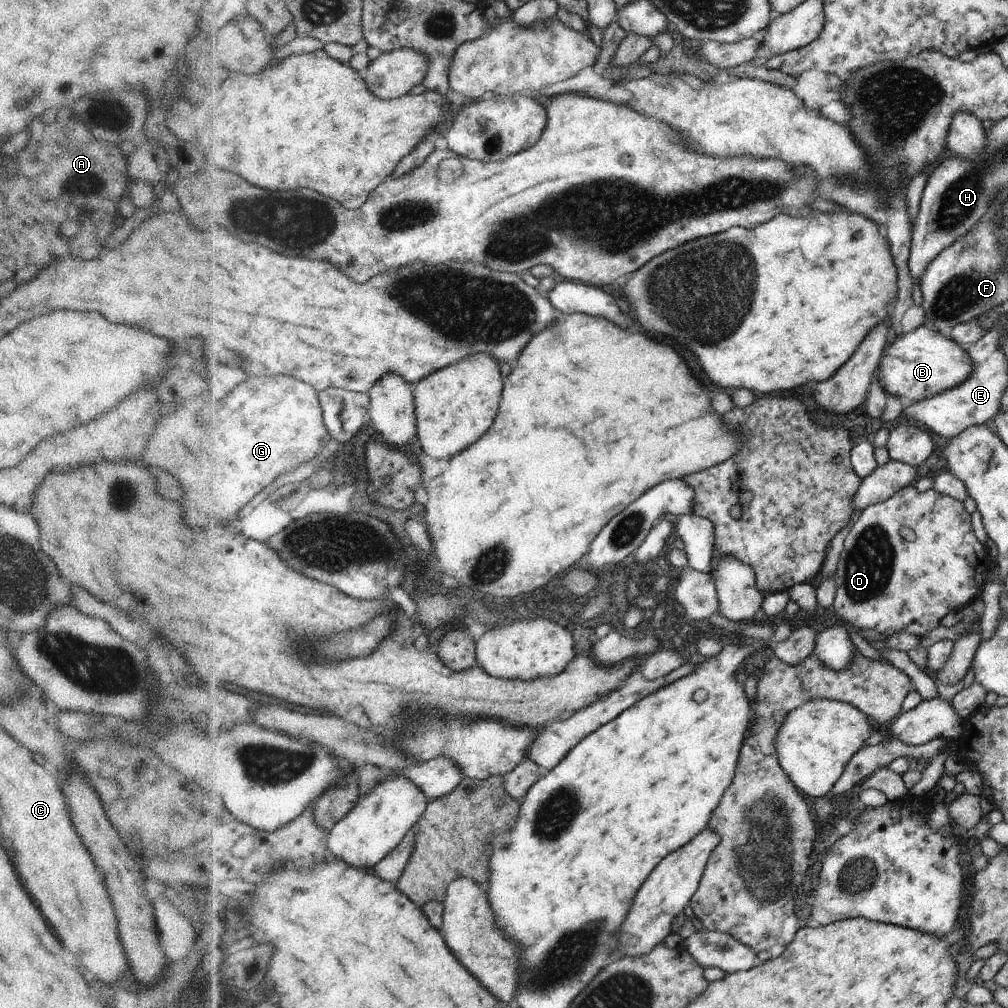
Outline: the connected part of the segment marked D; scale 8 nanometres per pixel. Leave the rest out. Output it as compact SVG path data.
M910 484L906 488L899 490L884 502L868 506L858 516L858 520L852 524L848 536L844 540L844 550L840 555L840 560L836 569L836 593L832 606L836 610L835 617L842 624L846 624L849 628L854 626L859 631L868 628L880 634L896 634L906 632L908 634L925 634L929 630L937 628L940 620L946 616L951 610L960 609L973 603L982 593L984 582L988 578L988 572L994 566L992 557L986 552L985 544L980 542L972 530L971 515L965 511L964 504L960 500L956 500L951 496L941 494L934 488L930 488L925 492L919 492L915 484Z

